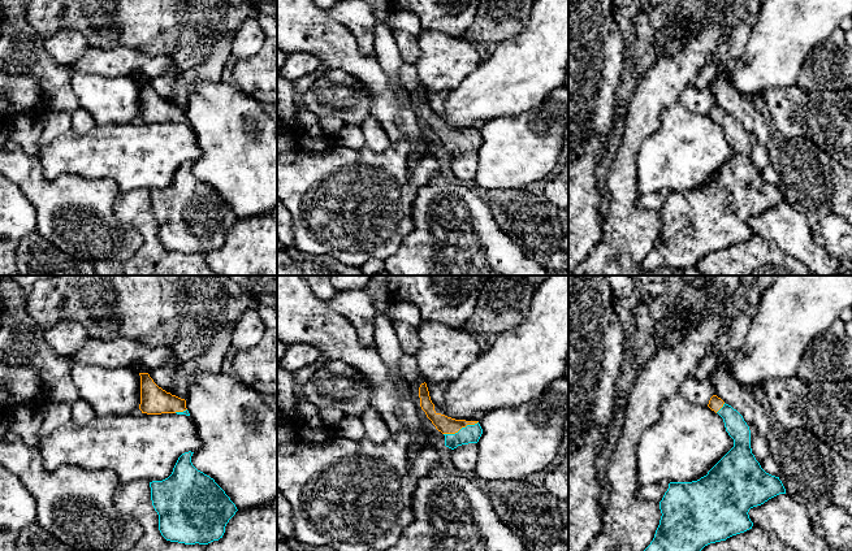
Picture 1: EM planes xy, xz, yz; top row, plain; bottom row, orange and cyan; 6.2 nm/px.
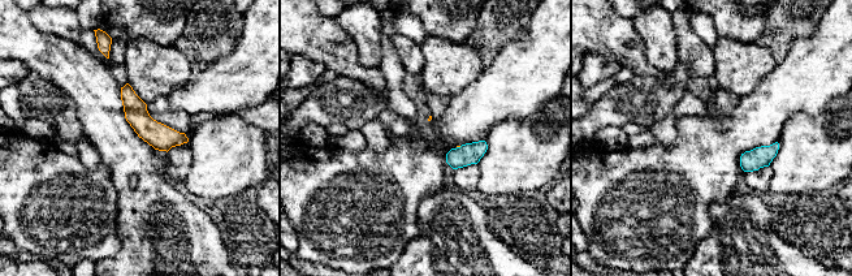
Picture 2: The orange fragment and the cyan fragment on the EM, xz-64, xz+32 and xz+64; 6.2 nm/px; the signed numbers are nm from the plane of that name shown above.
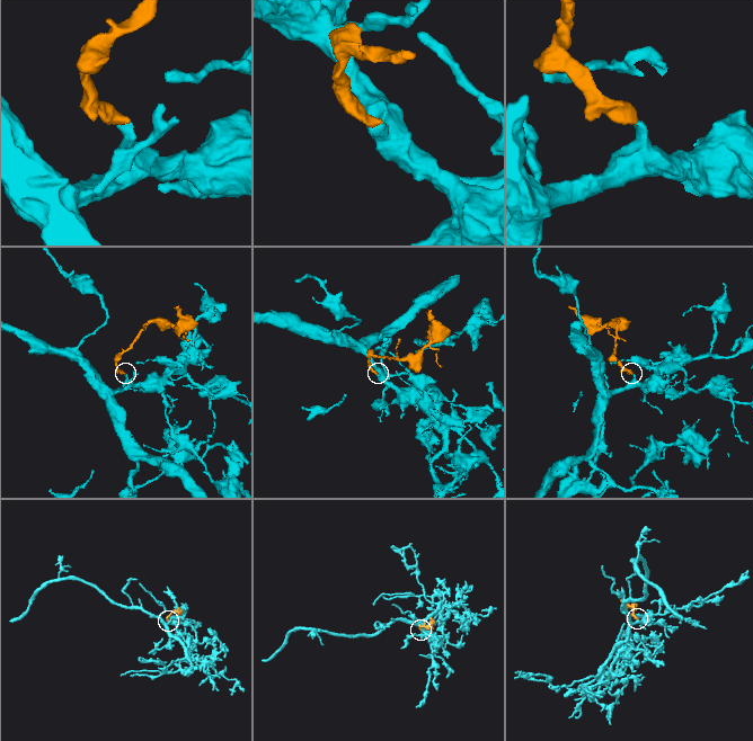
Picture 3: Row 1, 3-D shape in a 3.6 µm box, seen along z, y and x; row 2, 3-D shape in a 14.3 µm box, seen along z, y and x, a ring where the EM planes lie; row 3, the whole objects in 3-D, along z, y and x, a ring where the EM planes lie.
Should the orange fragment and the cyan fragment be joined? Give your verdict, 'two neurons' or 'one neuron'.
one neuron

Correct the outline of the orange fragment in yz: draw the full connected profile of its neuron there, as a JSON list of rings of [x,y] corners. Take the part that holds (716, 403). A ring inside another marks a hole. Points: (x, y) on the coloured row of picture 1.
[[[717,395],[710,398],[708,407],[723,418],[726,431],[734,439],[734,447],[700,480],[669,483],[669,489],[659,502],[662,513],[659,525],[653,541],[644,551],[701,551],[710,543],[726,541],[732,535],[752,529],[753,522],[748,515],[749,509],[764,504],[779,494],[786,494],[779,477],[766,473],[752,454],[751,430],[743,416]]]

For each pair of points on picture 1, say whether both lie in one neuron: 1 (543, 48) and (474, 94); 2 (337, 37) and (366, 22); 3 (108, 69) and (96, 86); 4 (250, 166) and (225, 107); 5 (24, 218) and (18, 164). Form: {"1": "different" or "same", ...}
{"1": "same", "2": "different", "3": "different", "4": "same", "5": "different"}

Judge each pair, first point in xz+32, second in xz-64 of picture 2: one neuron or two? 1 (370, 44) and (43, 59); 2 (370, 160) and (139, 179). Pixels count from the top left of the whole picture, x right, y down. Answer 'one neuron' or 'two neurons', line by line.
1: two neurons
2: two neurons

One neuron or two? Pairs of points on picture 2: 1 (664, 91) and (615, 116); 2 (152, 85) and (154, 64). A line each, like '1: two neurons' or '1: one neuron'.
1: one neuron
2: one neuron

